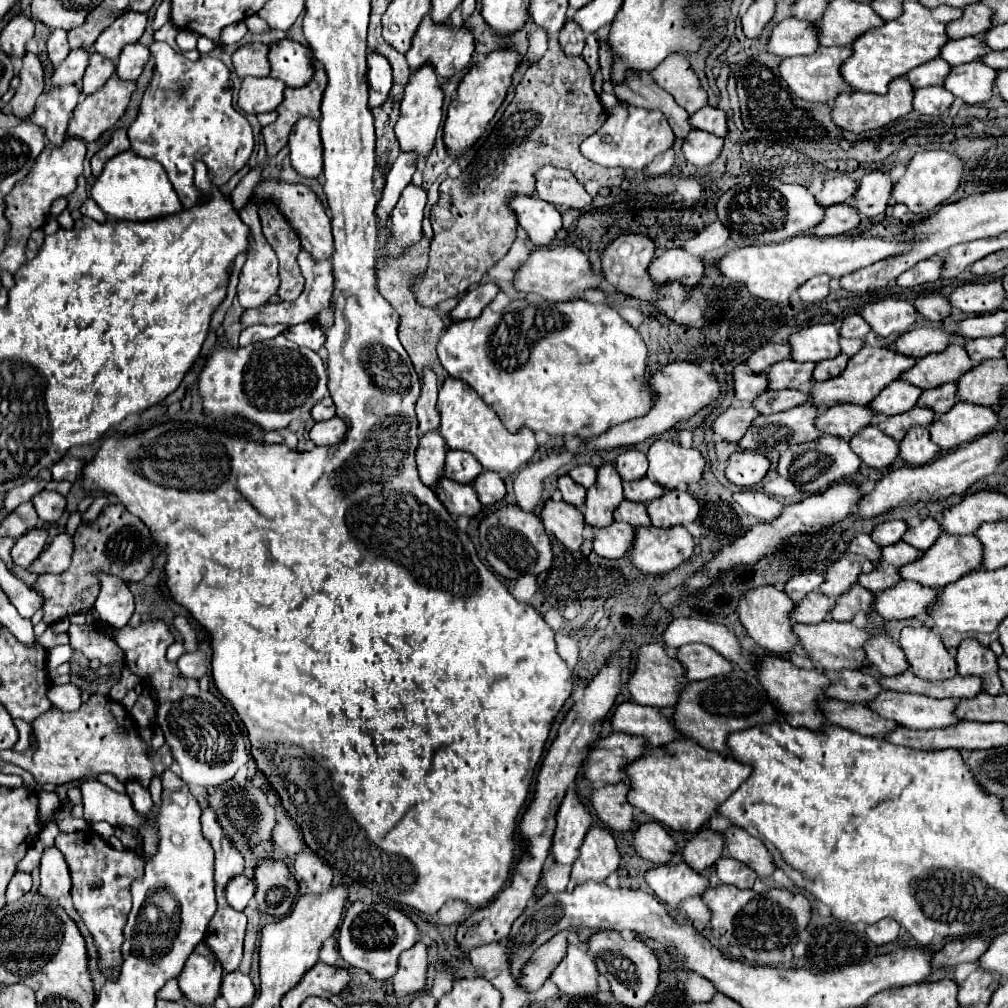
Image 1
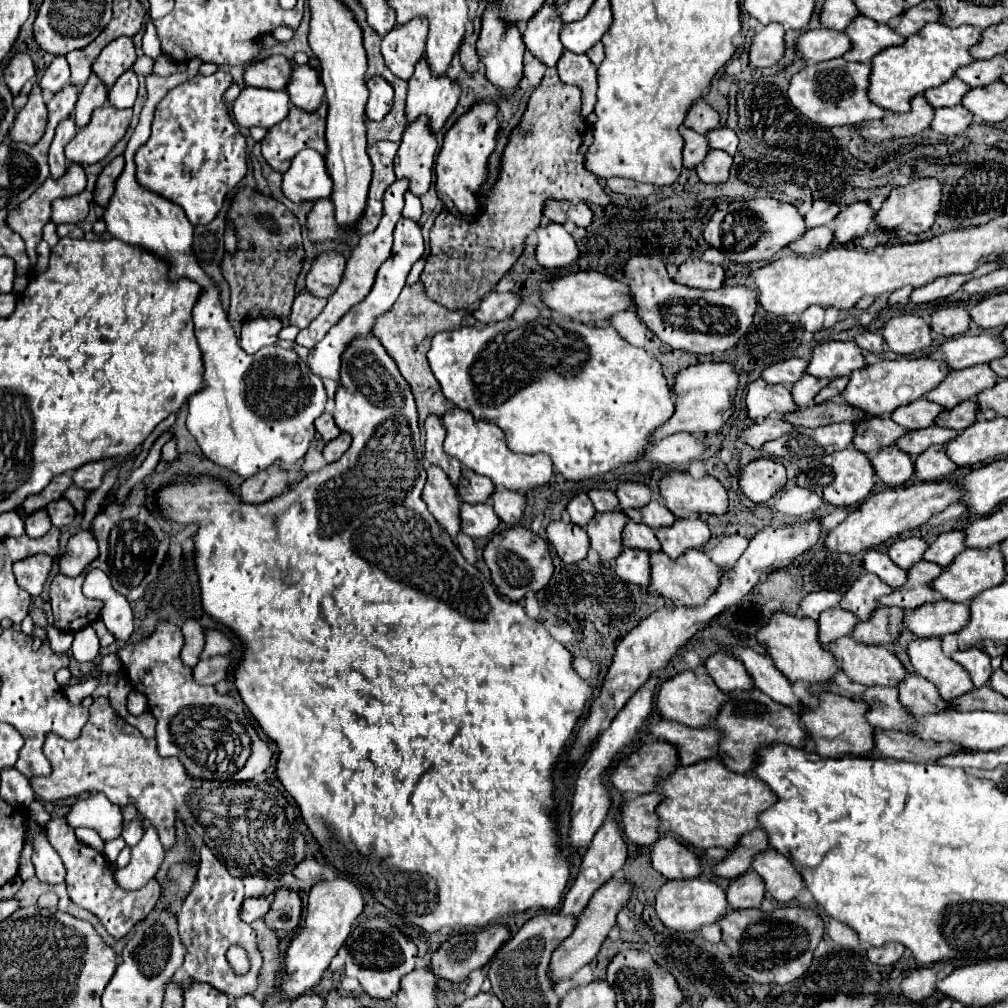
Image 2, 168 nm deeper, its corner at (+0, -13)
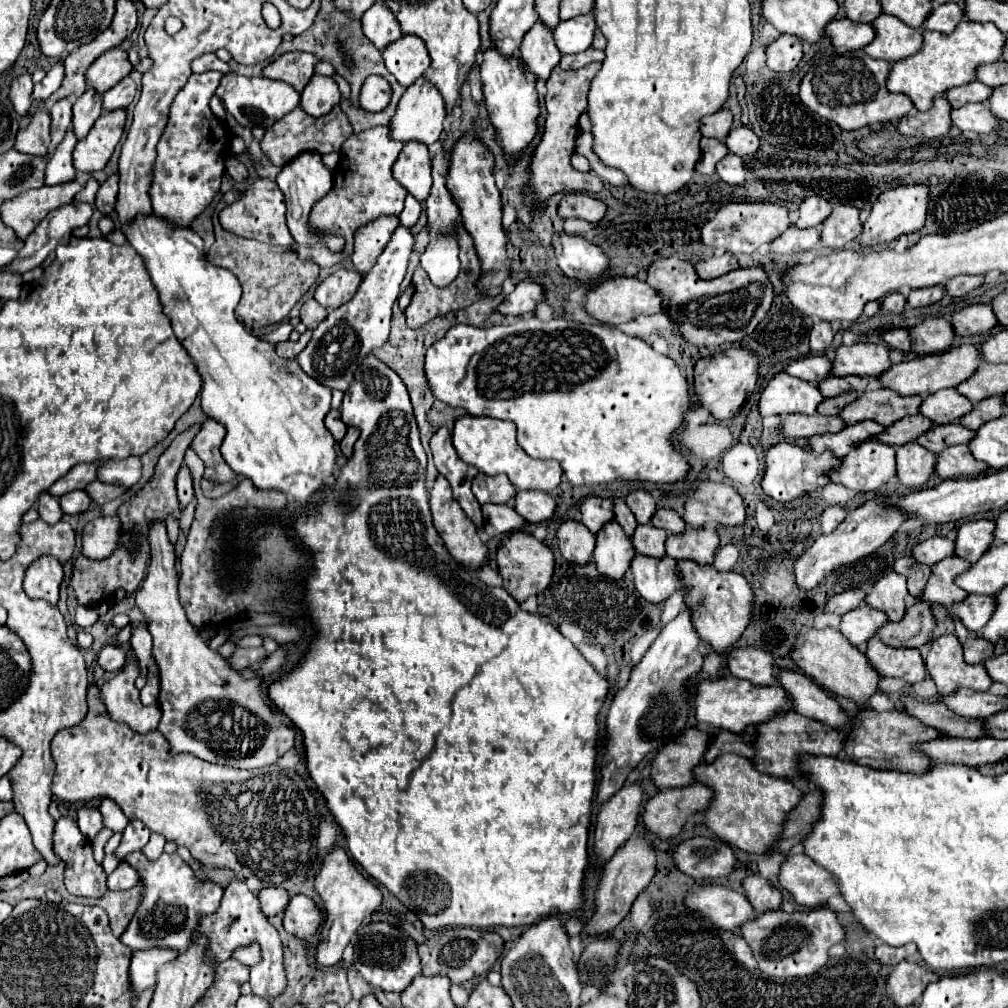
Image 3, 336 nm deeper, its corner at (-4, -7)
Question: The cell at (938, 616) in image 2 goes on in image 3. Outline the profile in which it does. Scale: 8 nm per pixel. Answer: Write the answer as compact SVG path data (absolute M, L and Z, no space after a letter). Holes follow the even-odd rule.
M970 594L964 602L954 604L950 616L964 622L964 626L972 632L980 632L986 622L992 618L996 608L996 596L978 596Z

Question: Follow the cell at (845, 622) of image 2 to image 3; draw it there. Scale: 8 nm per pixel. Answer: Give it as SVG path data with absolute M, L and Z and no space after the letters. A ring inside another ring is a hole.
M862 604L856 610L850 610L842 616L840 622L840 632L854 644L854 646L862 646L866 644L888 620L888 616L880 610L874 610L868 604Z

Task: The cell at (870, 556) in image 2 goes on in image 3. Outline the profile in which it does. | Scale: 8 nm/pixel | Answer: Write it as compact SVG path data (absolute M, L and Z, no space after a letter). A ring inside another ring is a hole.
M900 558L894 564L894 572L902 574L908 578L908 590L916 600L922 600L922 592L924 586L932 574L932 568L928 568L926 564L916 562L914 558Z

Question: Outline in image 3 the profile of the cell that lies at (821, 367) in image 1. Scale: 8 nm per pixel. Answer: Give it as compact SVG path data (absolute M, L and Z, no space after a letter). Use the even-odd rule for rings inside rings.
M848 392L848 394L836 396L836 398L826 398L826 400L818 406L818 414L824 414L824 416L836 416L836 414L840 414L840 408L848 406L850 400L856 400L856 398L858 398L856 392Z

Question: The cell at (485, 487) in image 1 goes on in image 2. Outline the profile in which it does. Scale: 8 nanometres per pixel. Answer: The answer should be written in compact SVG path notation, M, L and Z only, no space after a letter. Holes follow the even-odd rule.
M496 490L490 500L492 500L492 508L496 516L504 524L518 524L518 520L522 518L524 504L526 504L526 498L522 494L512 492L512 490Z

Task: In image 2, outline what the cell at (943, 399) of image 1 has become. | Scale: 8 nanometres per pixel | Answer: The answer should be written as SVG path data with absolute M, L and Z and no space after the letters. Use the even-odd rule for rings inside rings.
M974 400L960 402L960 406L954 406L952 410L944 410L944 414L936 416L936 424L944 428L952 428L956 432L962 432L978 418L978 406Z

